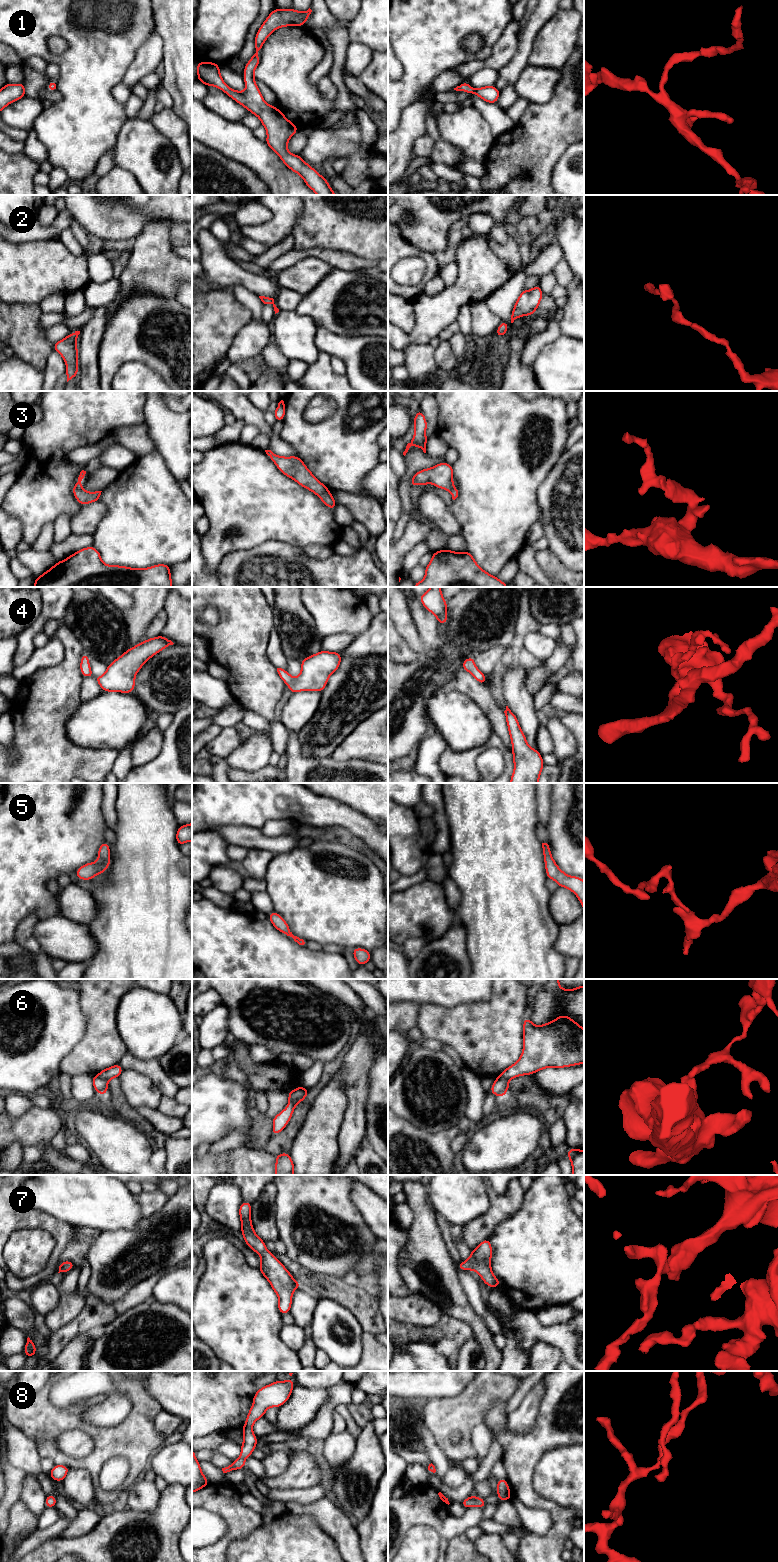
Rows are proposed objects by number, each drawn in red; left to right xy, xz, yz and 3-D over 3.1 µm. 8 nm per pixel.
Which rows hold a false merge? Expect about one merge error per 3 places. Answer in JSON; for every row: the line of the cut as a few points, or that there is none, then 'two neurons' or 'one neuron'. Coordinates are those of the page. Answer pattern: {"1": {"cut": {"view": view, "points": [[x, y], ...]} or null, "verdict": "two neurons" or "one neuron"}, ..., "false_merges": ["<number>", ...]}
{"1": {"cut": null, "verdict": "one neuron"}, "2": {"cut": null, "verdict": "one neuron"}, "3": {"cut": null, "verdict": "one neuron"}, "4": {"cut": null, "verdict": "one neuron"}, "5": {"cut": null, "verdict": "one neuron"}, "6": {"cut": {"view": "xy", "points": [[97, 1074], [107, 1080]]}, "verdict": "two neurons"}, "7": {"cut": null, "verdict": "one neuron"}, "8": {"cut": null, "verdict": "one neuron"}, "false_merges": ["6"]}

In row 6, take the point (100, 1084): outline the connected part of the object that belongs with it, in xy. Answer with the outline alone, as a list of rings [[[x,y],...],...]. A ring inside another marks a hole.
[[[96,1074],[92,1079],[94,1089],[99,1095],[105,1095],[108,1091],[108,1080]]]

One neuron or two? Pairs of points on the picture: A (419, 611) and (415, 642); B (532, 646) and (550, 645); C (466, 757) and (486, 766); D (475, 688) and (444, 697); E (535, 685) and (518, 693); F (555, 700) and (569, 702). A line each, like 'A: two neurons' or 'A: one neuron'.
A: two neurons
B: one neuron
C: two neurons
D: two neurons
E: two neurons
F: one neuron

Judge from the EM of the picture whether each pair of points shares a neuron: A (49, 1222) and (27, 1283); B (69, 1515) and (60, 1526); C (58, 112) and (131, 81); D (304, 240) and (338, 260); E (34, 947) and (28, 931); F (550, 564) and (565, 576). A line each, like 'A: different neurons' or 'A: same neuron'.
A: same neuron
B: same neuron
C: different neurons
D: different neurons
E: same neuron
F: same neuron

